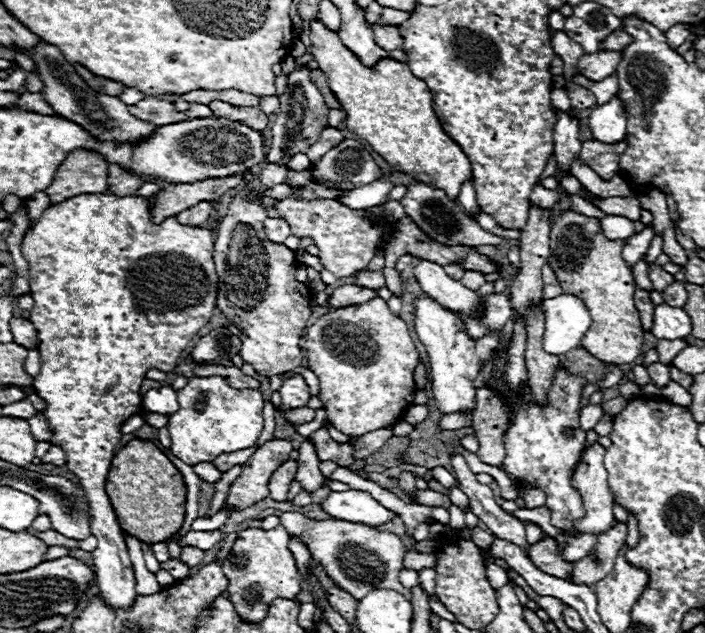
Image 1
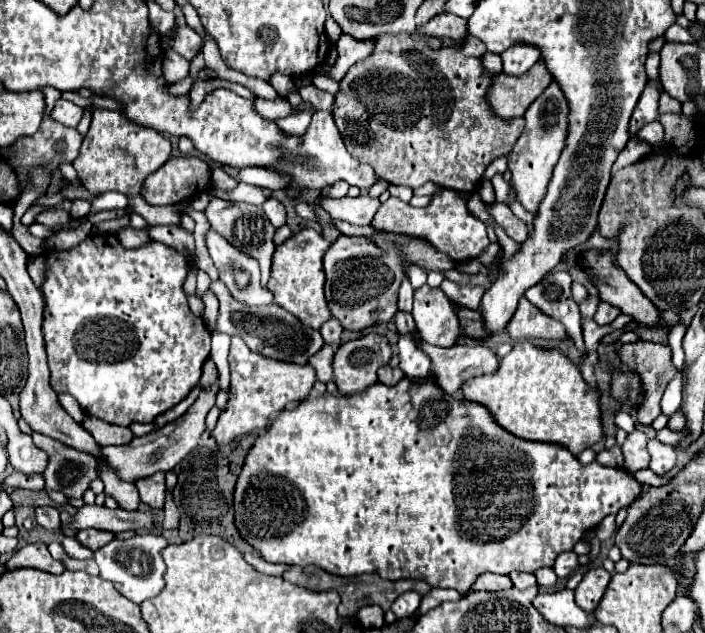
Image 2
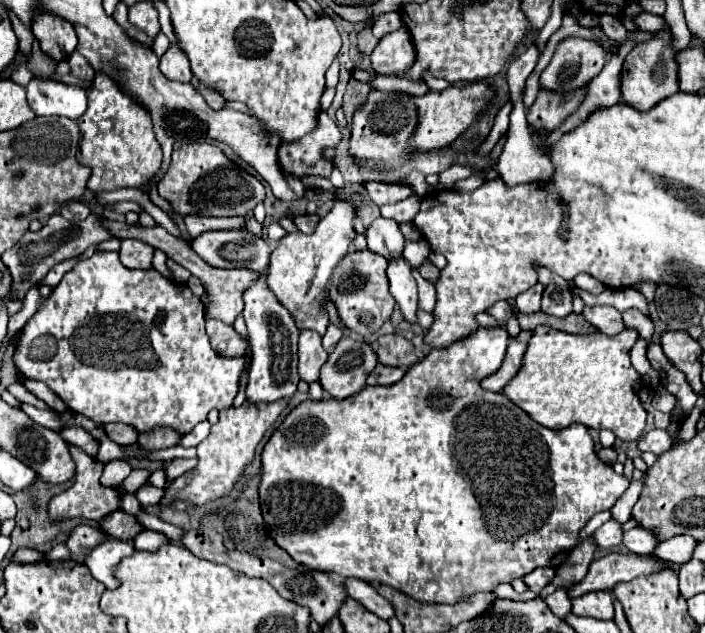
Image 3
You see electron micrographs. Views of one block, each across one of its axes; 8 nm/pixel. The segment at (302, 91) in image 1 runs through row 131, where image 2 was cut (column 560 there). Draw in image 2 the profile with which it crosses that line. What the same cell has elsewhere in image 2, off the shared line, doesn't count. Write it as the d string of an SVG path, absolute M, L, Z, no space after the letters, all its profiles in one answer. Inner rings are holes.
M550 272L538 284L526 290L526 298L544 314L560 320L566 332L582 332L580 310L572 300L572 278L568 272Z

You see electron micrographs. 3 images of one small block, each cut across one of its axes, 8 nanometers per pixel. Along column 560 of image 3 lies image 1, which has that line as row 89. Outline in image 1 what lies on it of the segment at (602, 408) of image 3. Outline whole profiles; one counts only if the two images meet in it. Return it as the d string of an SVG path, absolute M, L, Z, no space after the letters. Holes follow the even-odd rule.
M318 18L310 22L310 40L314 60L326 74L328 86L346 112L348 130L366 140L394 170L446 190L446 194L456 200L462 182L472 178L470 160L444 132L434 114L432 96L424 80L418 80L404 62L392 58L378 60L376 68L364 66L360 58L342 44L338 32L328 30Z

